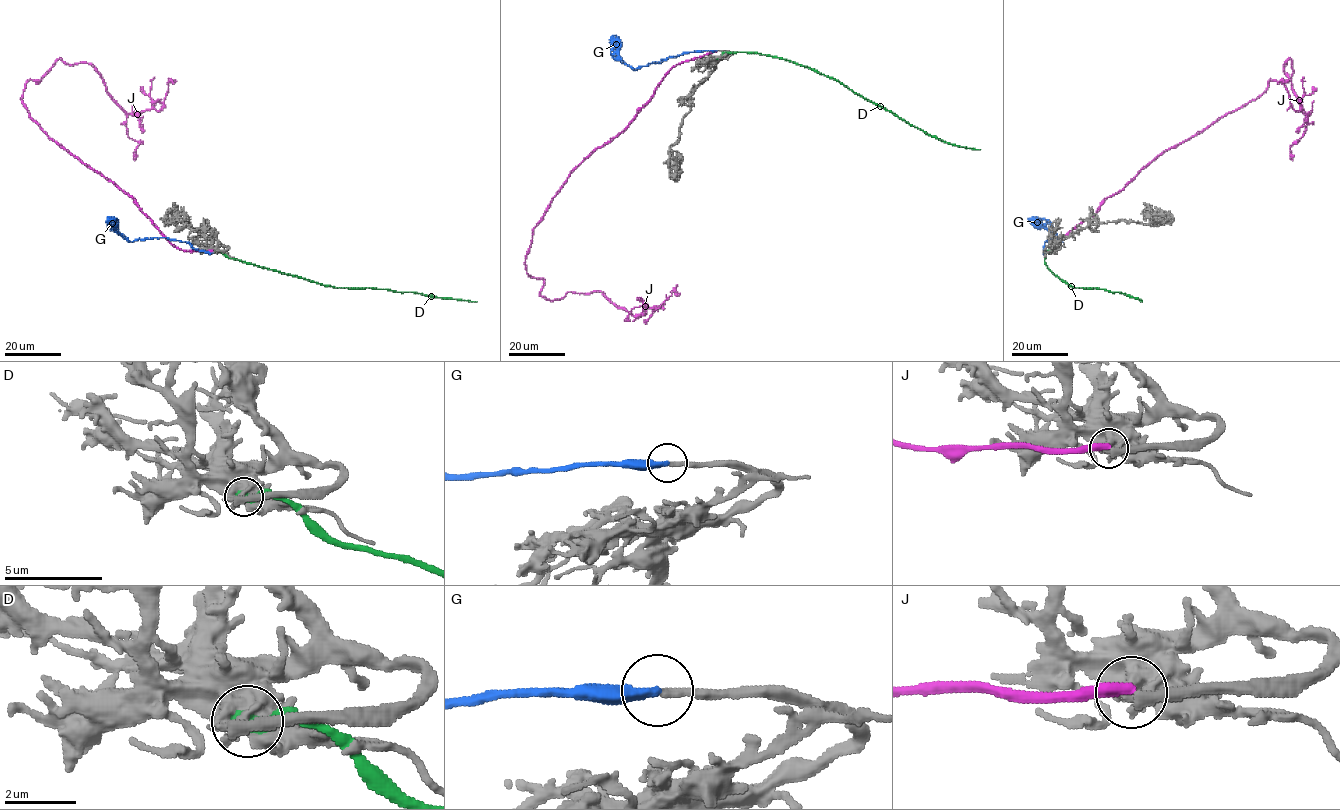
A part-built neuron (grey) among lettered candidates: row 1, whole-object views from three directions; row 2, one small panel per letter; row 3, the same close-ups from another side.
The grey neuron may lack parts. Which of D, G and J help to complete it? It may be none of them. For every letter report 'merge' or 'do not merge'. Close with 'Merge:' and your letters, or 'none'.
D: do not merge
G: merge
J: do not merge
Merge: G

